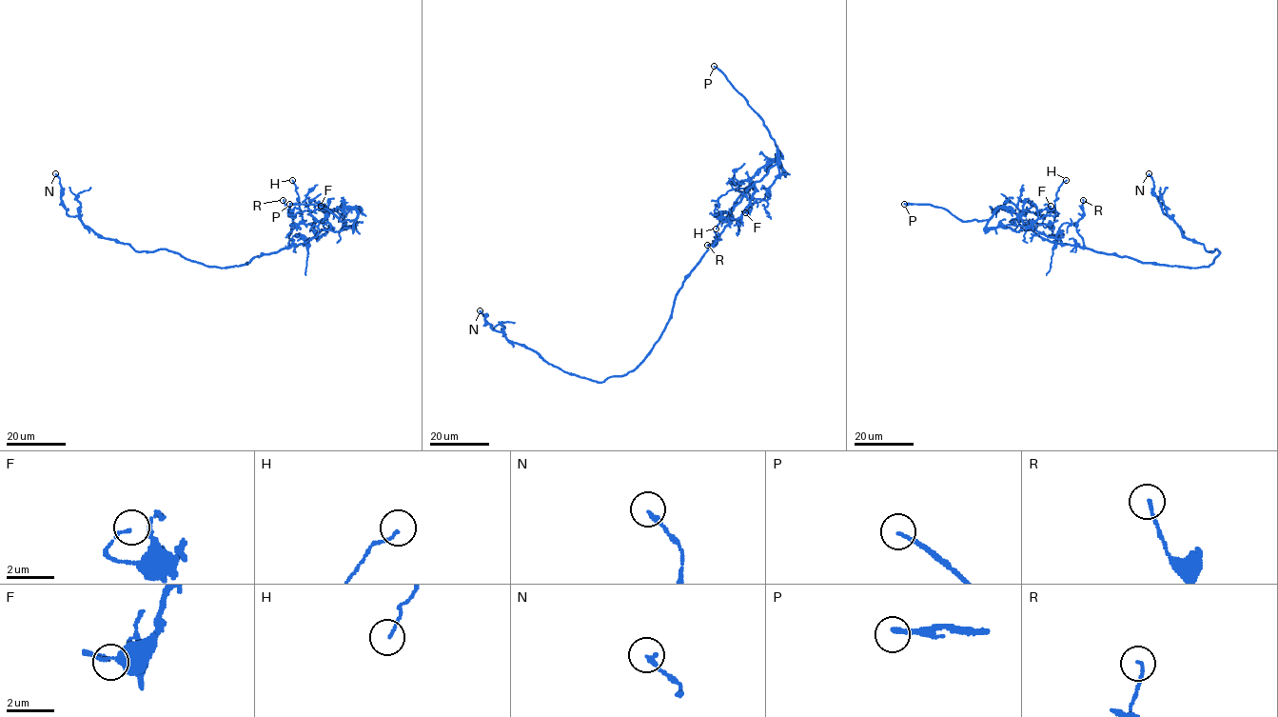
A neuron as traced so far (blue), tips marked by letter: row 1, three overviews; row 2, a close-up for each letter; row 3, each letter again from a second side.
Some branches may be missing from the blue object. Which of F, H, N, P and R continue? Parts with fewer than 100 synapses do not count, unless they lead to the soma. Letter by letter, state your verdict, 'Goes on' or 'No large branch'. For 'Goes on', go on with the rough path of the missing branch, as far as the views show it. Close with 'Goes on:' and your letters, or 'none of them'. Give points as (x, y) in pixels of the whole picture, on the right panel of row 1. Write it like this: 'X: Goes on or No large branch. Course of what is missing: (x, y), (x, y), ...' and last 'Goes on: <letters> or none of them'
F: No large branch
H: No large branch
N: No large branch
P: Goes on. Course of what is missing: (904, 204), (884, 178), (879, 159), (882, 151)
R: No large branch
Goes on: P

